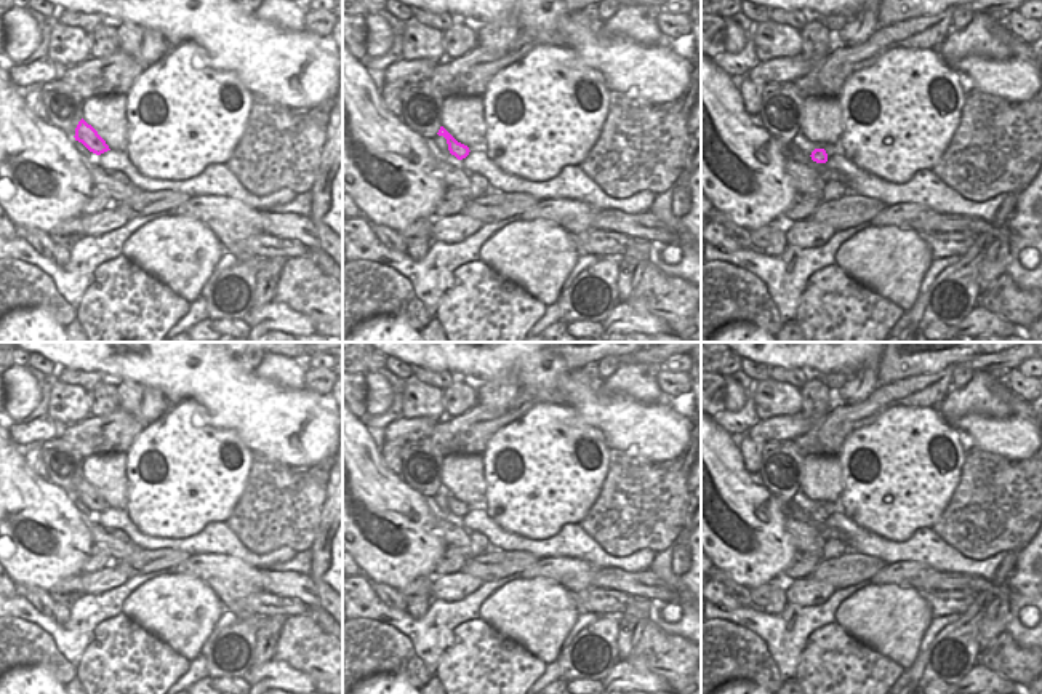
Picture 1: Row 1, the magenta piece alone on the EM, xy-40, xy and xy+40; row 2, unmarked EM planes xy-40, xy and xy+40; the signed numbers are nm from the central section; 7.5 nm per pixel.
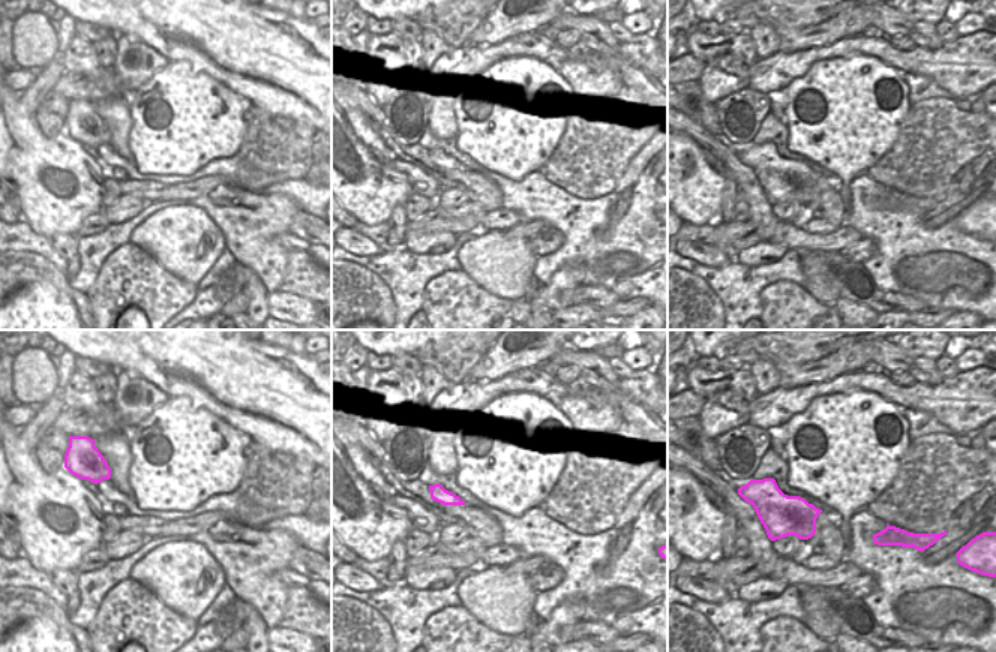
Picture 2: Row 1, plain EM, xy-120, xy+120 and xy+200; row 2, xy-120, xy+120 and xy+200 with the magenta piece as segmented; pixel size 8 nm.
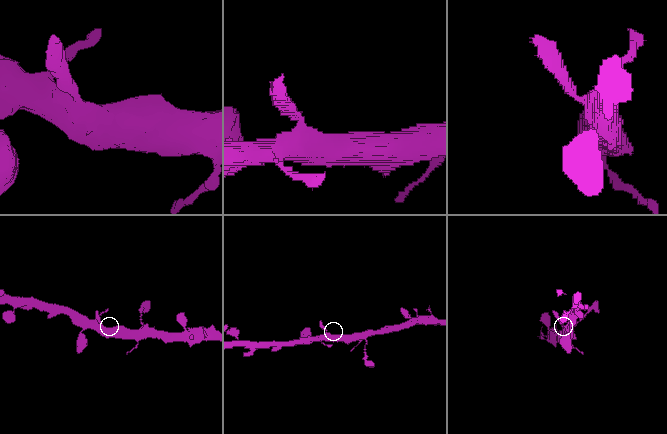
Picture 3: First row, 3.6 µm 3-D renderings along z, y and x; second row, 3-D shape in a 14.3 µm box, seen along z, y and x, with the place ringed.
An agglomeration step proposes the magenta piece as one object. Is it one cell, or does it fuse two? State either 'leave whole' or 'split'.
leave whole

